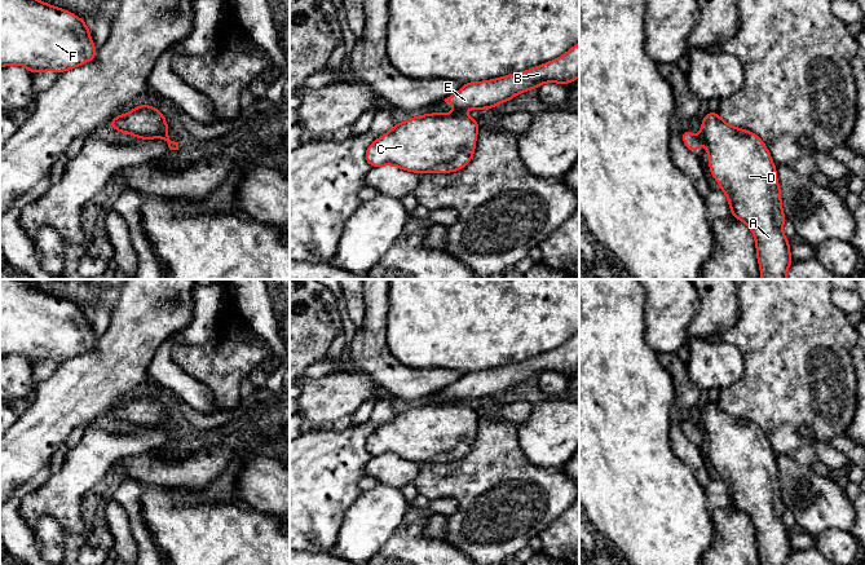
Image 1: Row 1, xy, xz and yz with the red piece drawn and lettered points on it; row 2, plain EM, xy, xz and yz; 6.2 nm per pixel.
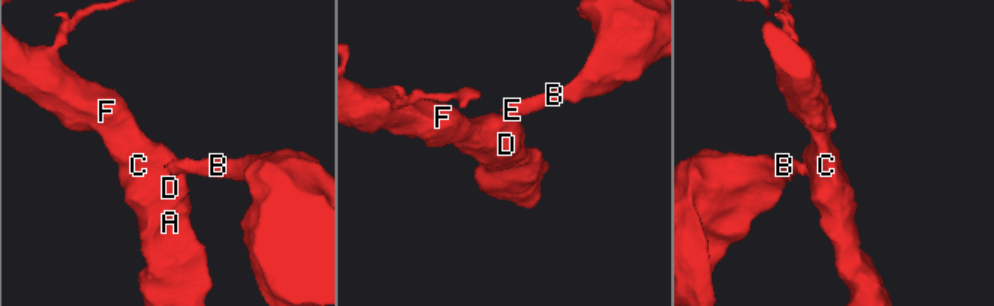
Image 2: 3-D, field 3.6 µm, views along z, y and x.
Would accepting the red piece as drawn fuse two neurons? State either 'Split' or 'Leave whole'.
Split

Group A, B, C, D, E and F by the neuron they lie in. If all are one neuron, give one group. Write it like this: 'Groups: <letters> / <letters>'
Groups: A C D F / B E

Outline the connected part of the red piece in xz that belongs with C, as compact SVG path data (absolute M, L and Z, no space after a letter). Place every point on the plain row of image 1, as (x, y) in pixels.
M459 402L412 406L376 428L365 449L372 458L396 455L419 464L456 462L472 450L478 418L476 409Z

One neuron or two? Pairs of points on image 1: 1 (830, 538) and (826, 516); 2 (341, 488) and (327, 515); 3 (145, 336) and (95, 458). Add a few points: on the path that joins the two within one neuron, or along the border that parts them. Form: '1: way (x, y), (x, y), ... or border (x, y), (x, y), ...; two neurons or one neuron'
1: border (850, 532), (826, 529), (816, 535); two neurons
2: way (335, 494), (327, 508); one neuron
3: border (95, 420), (85, 427); two neurons

